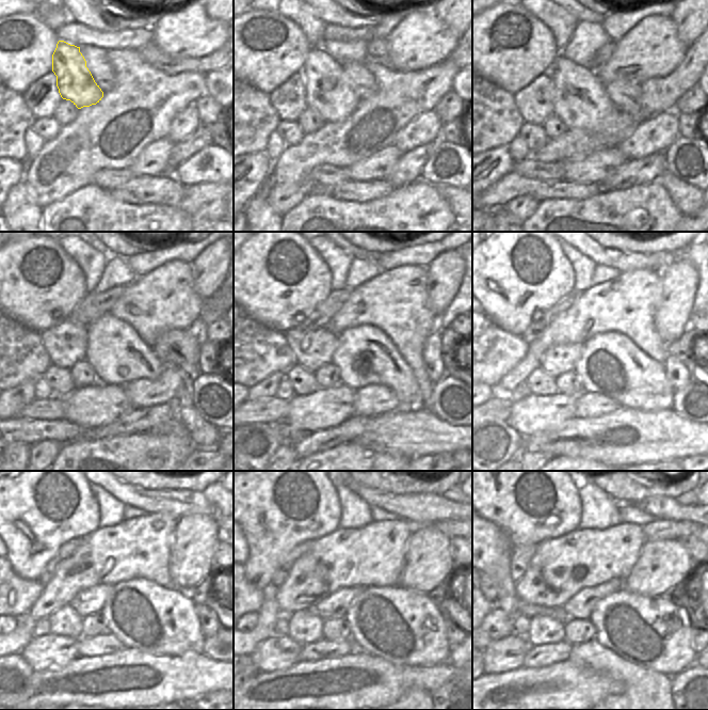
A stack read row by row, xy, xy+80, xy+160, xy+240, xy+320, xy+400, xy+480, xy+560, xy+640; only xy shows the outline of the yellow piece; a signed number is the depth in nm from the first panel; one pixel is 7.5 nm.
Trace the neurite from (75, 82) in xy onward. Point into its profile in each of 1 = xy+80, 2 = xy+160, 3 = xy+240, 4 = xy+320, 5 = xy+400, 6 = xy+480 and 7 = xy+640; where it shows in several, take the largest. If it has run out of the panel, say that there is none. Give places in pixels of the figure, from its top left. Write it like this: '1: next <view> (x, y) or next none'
1: next xy+80 (326, 92)
2: next xy+160 (581, 101)
3: next xy+240 (118, 356)
4: next xy+320 (365, 356)
5: next xy+400 (611, 363)
6: next xy+480 (143, 615)
7: next xy+640 (650, 631)

